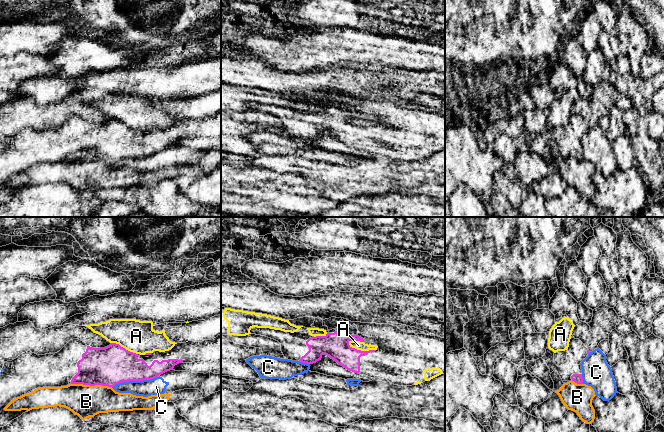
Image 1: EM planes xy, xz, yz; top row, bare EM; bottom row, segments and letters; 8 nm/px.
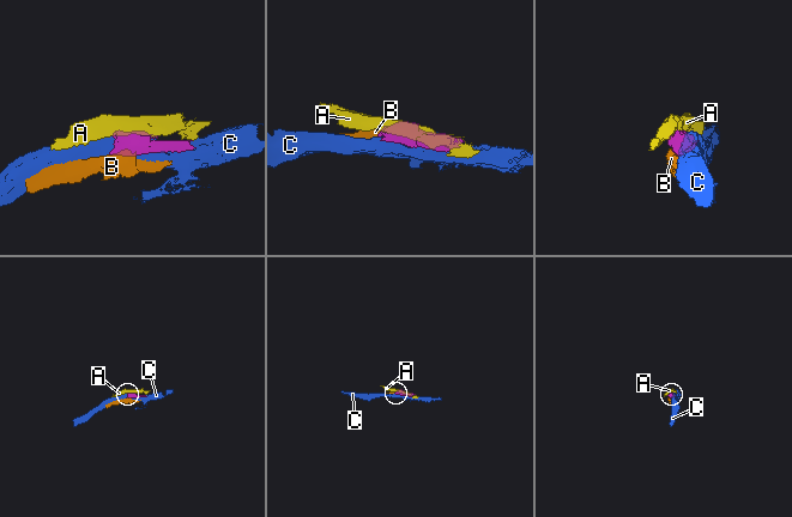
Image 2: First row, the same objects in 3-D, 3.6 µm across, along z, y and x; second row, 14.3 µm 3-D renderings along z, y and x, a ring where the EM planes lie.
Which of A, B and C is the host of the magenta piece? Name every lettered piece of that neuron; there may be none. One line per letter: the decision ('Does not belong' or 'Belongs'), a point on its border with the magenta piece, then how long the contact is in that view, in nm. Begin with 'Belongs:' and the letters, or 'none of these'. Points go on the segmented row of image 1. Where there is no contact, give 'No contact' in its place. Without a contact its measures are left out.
Belongs: none of these
A: Does not belong. Touches magenta at xz (360, 350). Shared border 240 nm
B: Does not belong. Touches magenta at xy (91, 385). Shared border 320 nm
C: Does not belong. Touches magenta at xy (134, 380). Shared border 380 nm

